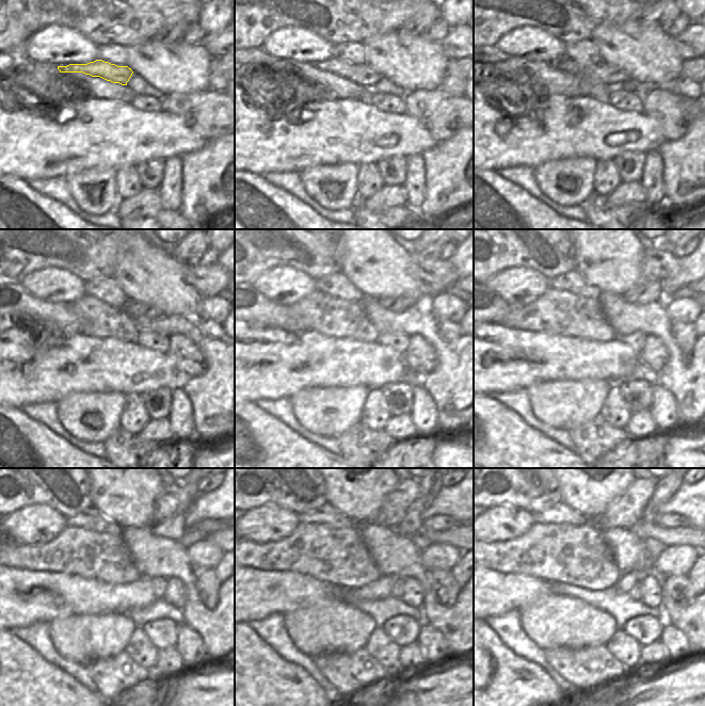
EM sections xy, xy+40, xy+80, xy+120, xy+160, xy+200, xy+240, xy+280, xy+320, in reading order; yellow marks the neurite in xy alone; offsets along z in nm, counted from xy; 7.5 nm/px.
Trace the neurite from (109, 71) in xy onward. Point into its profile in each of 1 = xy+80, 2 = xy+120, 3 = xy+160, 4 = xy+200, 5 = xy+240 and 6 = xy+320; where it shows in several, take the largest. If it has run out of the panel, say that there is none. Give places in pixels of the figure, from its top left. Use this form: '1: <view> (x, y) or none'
1: xy+80 (605, 74)
2: xy+120 (134, 309)
3: xy+160 (394, 303)
4: xy+200 (647, 291)
5: xy+240 (173, 527)
6: xy+320 (665, 490)

